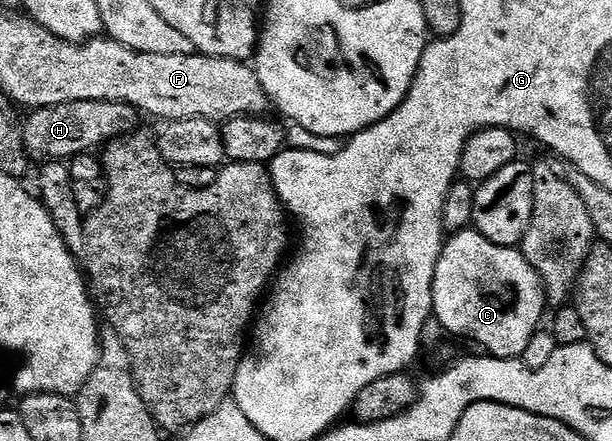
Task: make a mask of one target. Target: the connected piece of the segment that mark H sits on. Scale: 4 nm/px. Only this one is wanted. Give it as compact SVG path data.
M105 100L59 103L32 110L28 116L24 118L21 134L25 150L37 163L68 162L69 158L80 153L100 150L107 142L136 132L141 120L141 114L130 104Z

